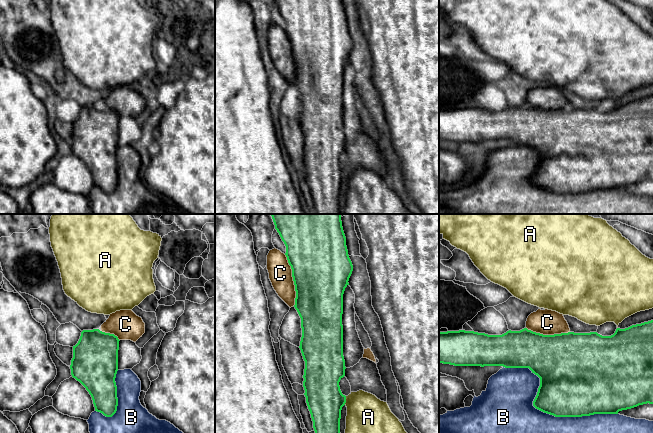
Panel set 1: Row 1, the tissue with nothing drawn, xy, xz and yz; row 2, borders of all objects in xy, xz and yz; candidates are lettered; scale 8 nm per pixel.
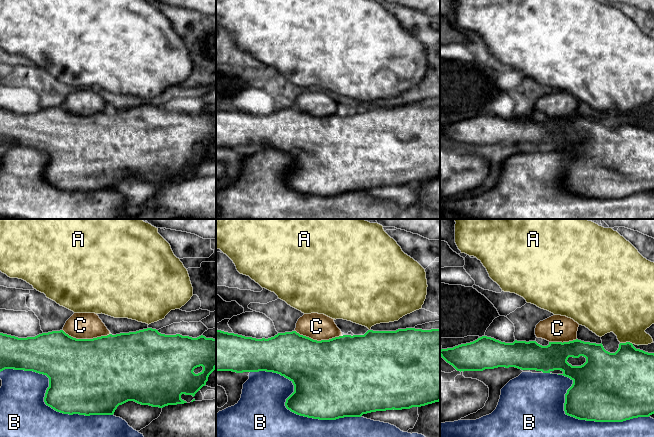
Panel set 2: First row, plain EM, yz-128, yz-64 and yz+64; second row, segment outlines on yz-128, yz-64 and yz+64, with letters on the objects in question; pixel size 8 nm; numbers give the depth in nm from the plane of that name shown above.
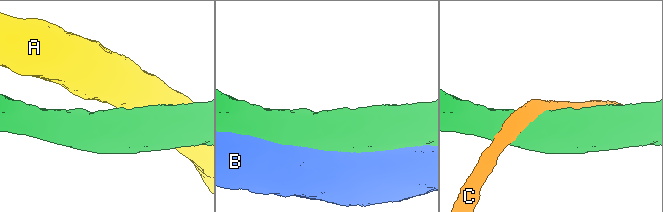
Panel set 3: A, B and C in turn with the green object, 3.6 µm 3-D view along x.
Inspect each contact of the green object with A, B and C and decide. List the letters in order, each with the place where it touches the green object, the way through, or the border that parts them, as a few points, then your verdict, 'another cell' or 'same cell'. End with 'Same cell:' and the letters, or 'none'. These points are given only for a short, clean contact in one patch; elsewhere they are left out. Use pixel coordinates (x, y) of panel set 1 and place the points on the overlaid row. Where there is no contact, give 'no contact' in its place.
A: contact xz (345, 400); another cell
B: contact yz (544, 412); another cell
C: contact xz (293, 280); another cell
Same cell: none

